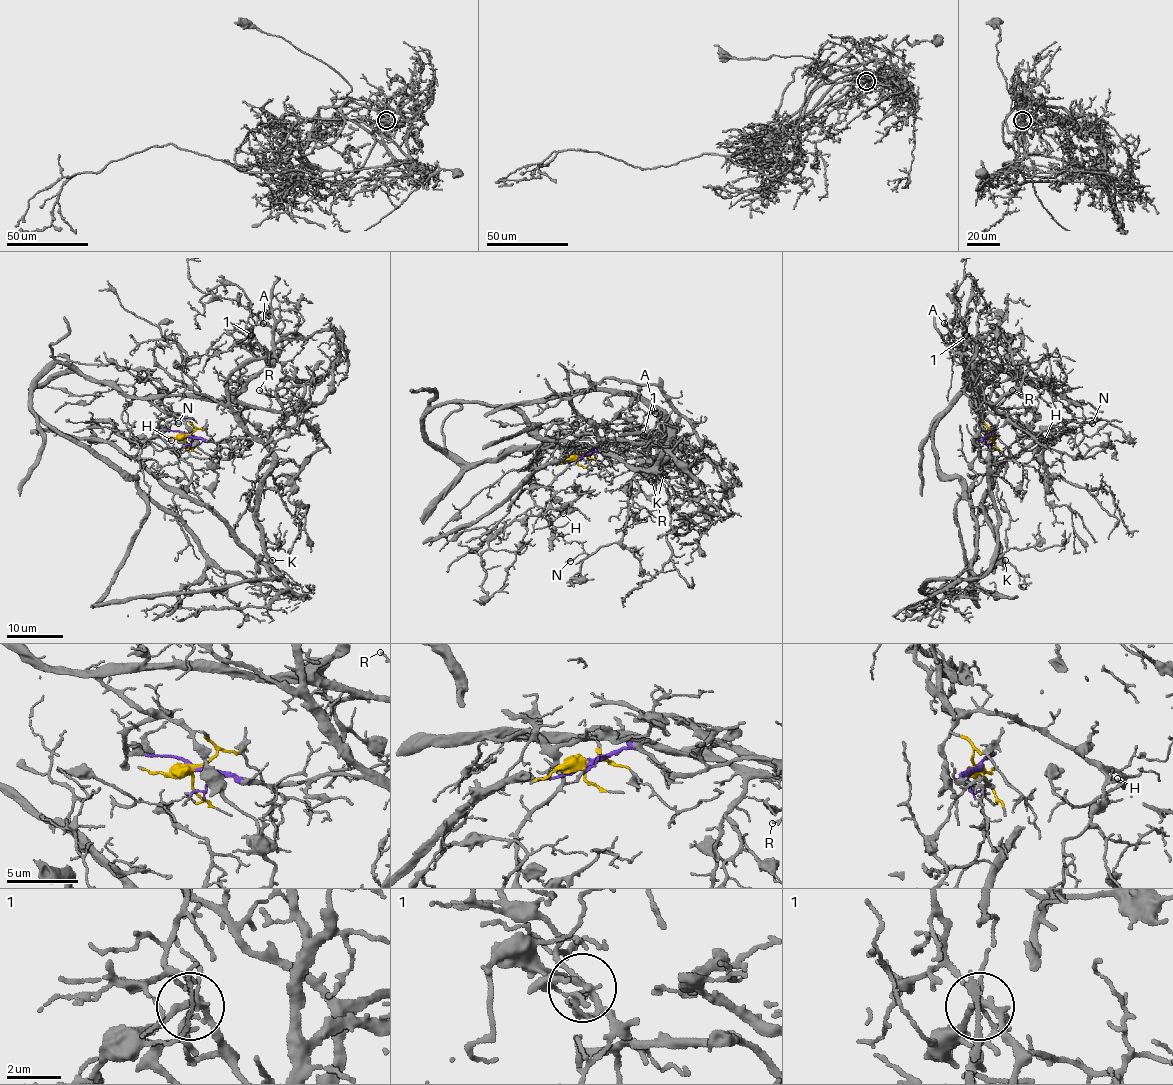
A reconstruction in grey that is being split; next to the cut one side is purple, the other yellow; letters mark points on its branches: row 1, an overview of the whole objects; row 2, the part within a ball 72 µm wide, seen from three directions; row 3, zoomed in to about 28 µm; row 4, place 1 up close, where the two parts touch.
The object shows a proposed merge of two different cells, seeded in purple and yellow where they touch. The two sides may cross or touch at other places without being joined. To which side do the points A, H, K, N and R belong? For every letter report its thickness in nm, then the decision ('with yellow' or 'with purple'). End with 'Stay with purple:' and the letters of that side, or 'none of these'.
A: 90 nm thick; with yellow
H: 110 nm thick; with yellow
K: 120 nm thick; with purple
N: 90 nm thick; with yellow
R: 130 nm thick; with yellow
Stay with purple: K

